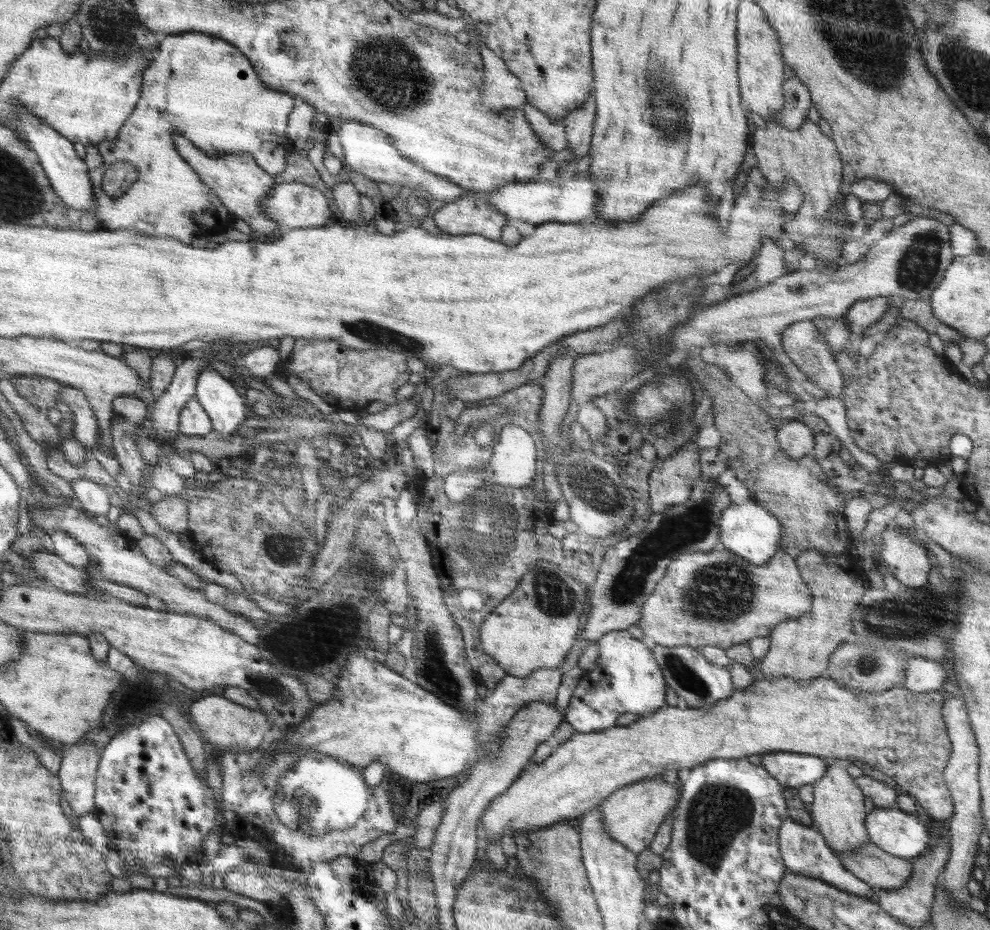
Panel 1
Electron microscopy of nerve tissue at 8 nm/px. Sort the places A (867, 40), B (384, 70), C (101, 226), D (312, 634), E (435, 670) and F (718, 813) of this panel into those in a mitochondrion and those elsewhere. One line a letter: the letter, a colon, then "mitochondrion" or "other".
A: mitochondrion
B: mitochondrion
C: other
D: mitochondrion
E: mitochondrion
F: mitochondrion

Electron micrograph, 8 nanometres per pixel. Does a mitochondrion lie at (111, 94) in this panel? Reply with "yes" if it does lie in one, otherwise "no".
no

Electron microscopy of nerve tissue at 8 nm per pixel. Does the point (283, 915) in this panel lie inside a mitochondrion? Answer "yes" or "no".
no

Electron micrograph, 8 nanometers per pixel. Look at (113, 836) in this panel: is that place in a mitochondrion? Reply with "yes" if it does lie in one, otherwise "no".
no

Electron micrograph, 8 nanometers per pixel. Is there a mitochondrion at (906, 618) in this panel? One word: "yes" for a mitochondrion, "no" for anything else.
yes

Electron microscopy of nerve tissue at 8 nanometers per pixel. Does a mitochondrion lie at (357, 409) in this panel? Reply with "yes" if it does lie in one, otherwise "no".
no

